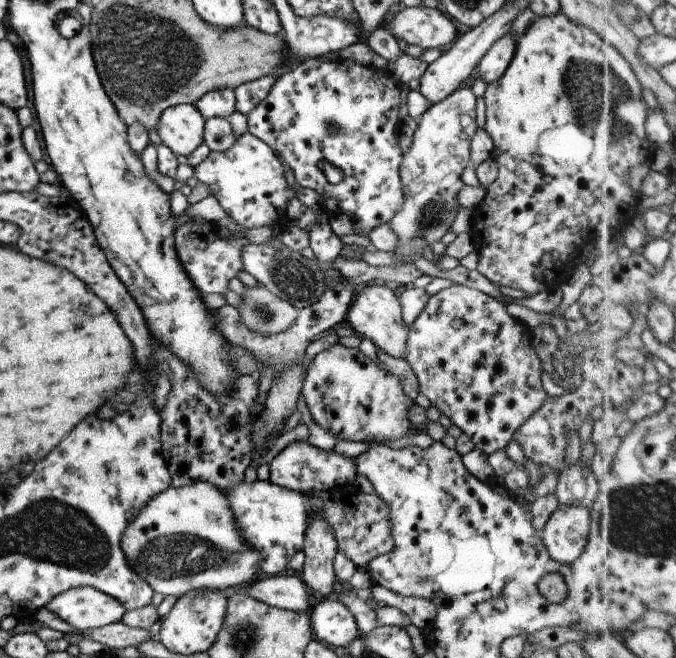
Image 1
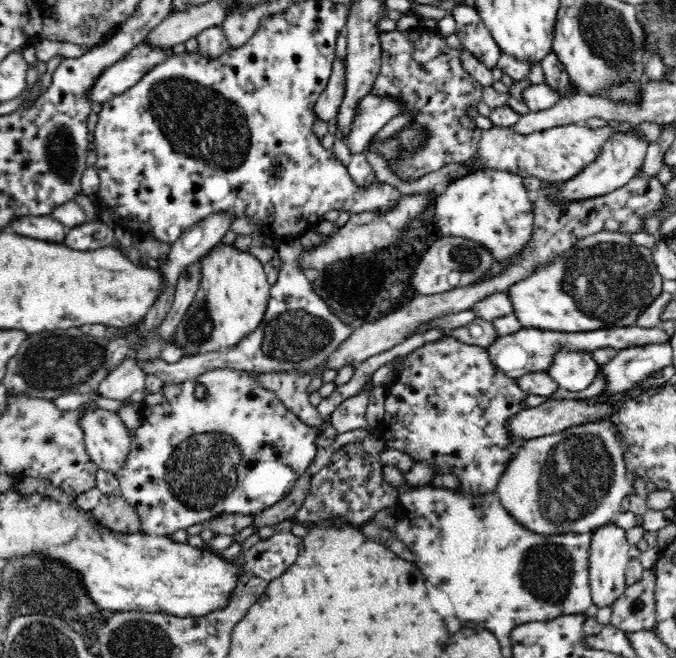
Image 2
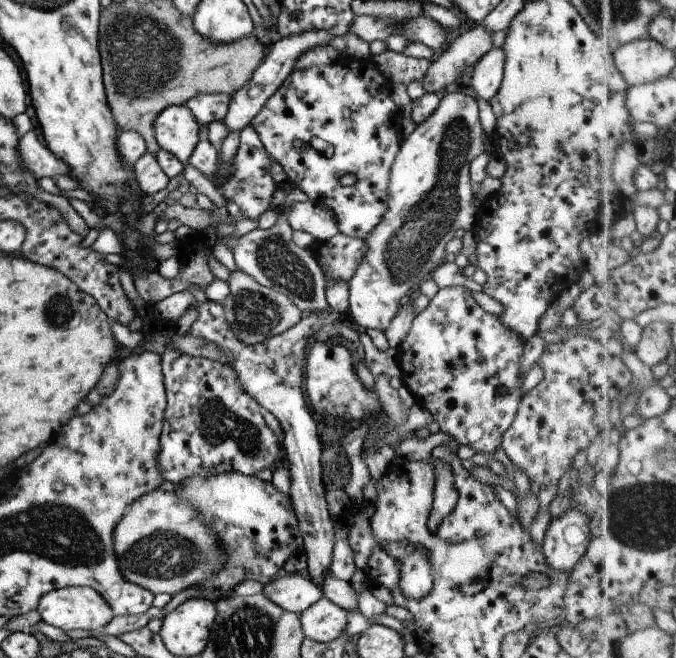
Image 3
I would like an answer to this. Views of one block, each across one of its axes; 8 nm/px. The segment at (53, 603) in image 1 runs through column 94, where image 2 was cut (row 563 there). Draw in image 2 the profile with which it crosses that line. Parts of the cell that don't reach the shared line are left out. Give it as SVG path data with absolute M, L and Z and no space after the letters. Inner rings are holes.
M613 521L600 526L596 532L592 532L590 556L588 558L589 583L592 602L599 608L604 608L604 606L612 607L614 602L626 590L625 570L631 560L628 557L628 548L630 548L630 545L625 530L613 524Z

